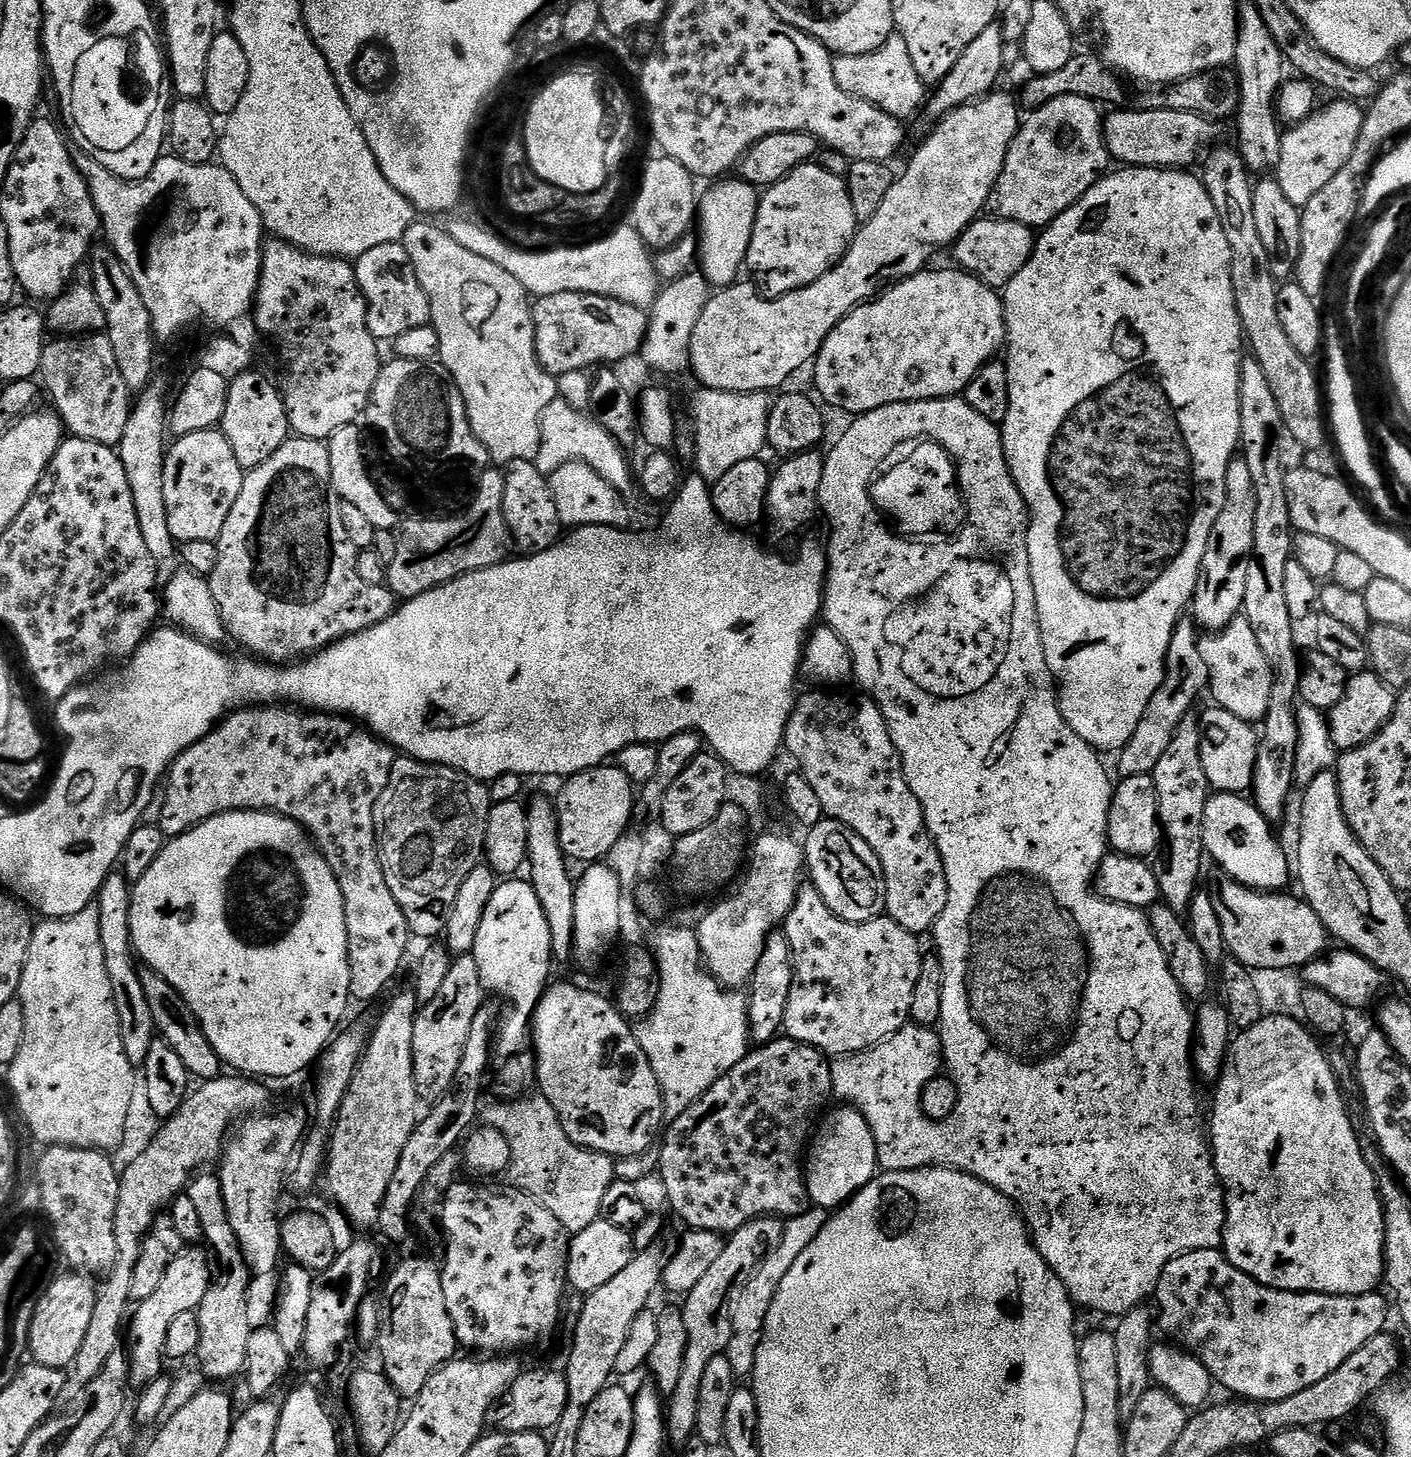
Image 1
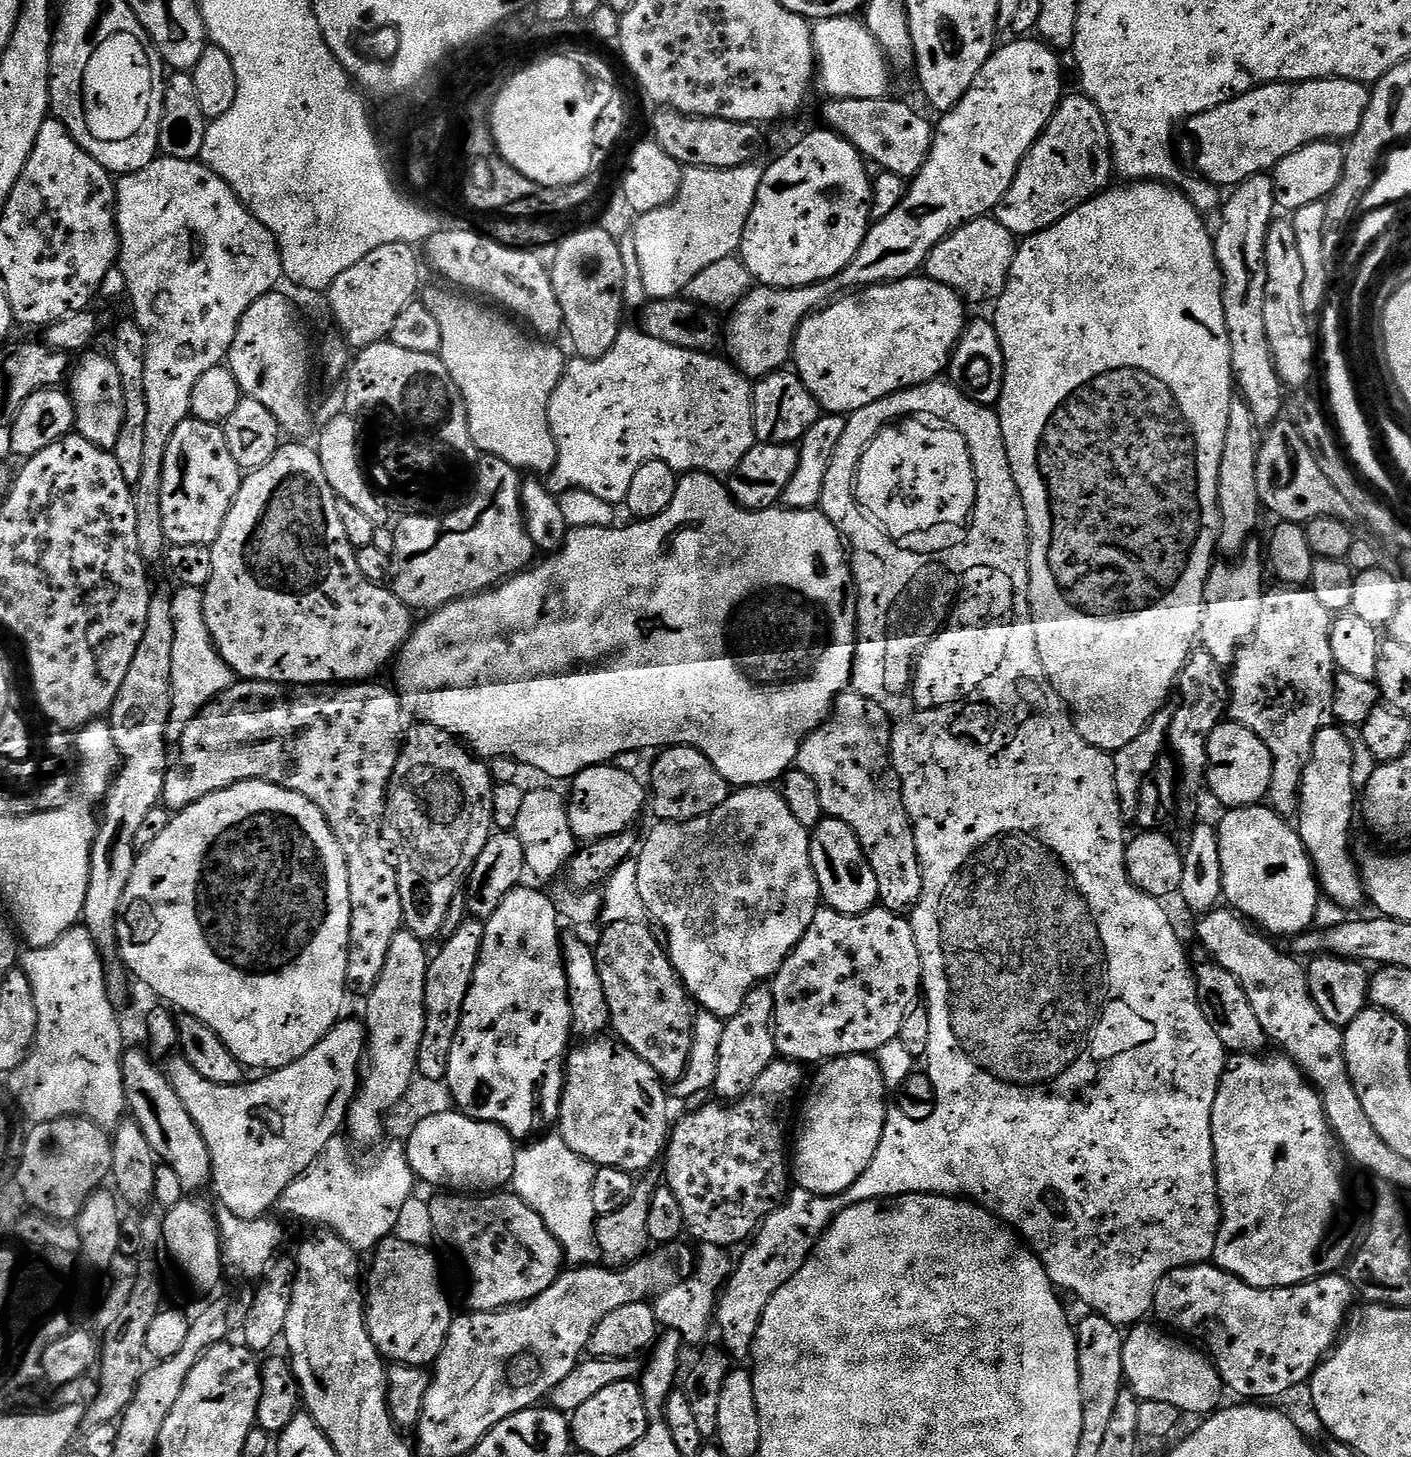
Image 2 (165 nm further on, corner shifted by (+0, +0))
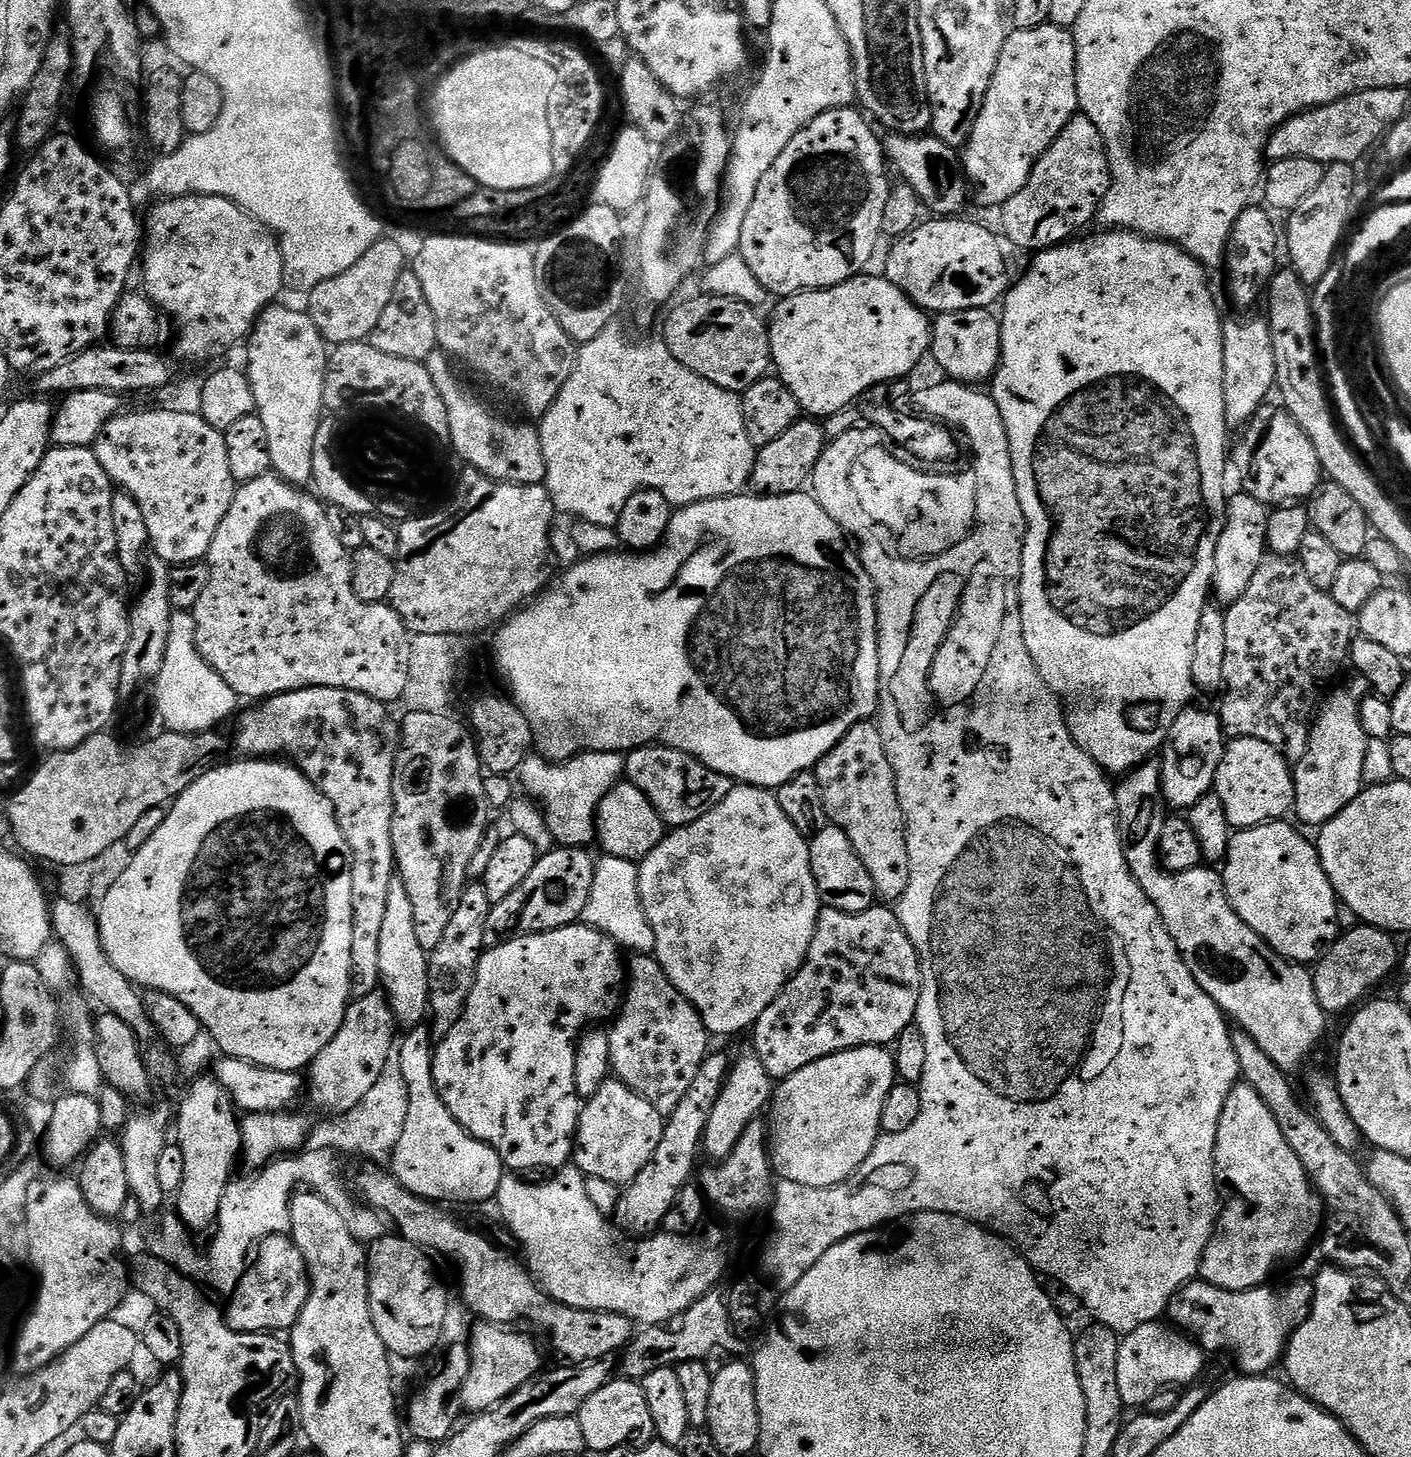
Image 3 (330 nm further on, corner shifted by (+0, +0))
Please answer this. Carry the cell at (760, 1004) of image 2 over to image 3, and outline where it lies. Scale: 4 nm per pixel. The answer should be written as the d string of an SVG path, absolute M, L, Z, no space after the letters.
M747 1050L740 1057L731 1061L728 1077L724 1083L722 1094L714 1104L714 1114L710 1114L710 1122L706 1122L704 1131L703 1151L708 1152L708 1160L719 1162L726 1159L738 1140L746 1130L746 1126L757 1123L760 1111L769 1107L774 1096L774 1081L770 1074L766 1074L766 1066L762 1066L762 1058L758 1058L755 1050Z

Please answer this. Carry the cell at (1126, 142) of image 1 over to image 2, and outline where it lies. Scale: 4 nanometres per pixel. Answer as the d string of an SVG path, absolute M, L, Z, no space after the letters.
M1333 76L1327 80L1301 80L1299 82L1281 82L1278 84L1261 84L1241 96L1222 102L1202 114L1190 117L1186 129L1192 135L1200 157L1196 164L1199 175L1221 190L1231 190L1237 184L1246 182L1251 176L1268 174L1275 169L1282 158L1297 152L1305 144L1315 140L1332 142L1347 141L1362 126L1366 114L1370 88L1359 80L1343 80Z

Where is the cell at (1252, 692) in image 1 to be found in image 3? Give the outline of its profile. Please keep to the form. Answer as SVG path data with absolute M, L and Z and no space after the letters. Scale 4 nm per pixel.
M1243 490L1237 492L1237 496L1233 495L1228 501L1228 509L1224 515L1224 529L1218 538L1218 550L1214 554L1214 574L1212 575L1210 592L1215 603L1220 606L1238 602L1238 598L1242 598L1242 594L1246 594L1246 586L1250 586L1250 578L1254 578L1258 566L1263 562L1268 552L1266 526L1268 525L1269 505L1258 502L1258 498L1254 498L1249 492Z

